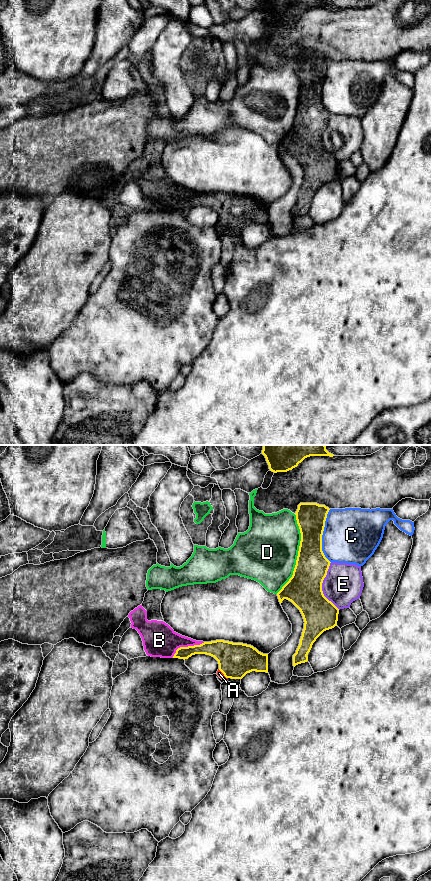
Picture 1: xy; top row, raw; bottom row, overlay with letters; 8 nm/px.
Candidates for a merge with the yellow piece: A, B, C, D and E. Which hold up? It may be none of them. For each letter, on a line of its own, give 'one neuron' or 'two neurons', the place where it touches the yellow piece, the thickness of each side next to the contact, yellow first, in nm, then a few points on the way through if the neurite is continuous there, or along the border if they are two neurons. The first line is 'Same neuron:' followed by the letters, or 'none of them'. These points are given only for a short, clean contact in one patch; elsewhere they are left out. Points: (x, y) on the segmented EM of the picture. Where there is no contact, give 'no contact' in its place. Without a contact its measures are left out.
Same neuron: A, B
A: one neuron; meets yellow in xy at (223, 673); 280 nm thick on the yellow side, 50 nm on the other; runs through xy (235, 660), (223, 673), (219, 673)
B: one neuron; meets yellow in xy at (188, 646); 160 nm thick on the yellow side, 280 nm on the other; runs through xy (219, 649), (188, 646), (176, 646), (159, 640)
C: two neurons; meets yellow in xy at (321, 536); 260 nm thick on the yellow side, 440 nm on the other
D: two neurons; meets yellow in xy at (298, 554); 260 nm thick on the yellow side, 480 nm on the other
E: two neurons; meets yellow in xy at (321, 586); 280 nm thick on the yellow side, 320 nm on the other

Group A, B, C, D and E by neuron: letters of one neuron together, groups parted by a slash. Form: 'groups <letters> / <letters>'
groups A B / C / D / E

